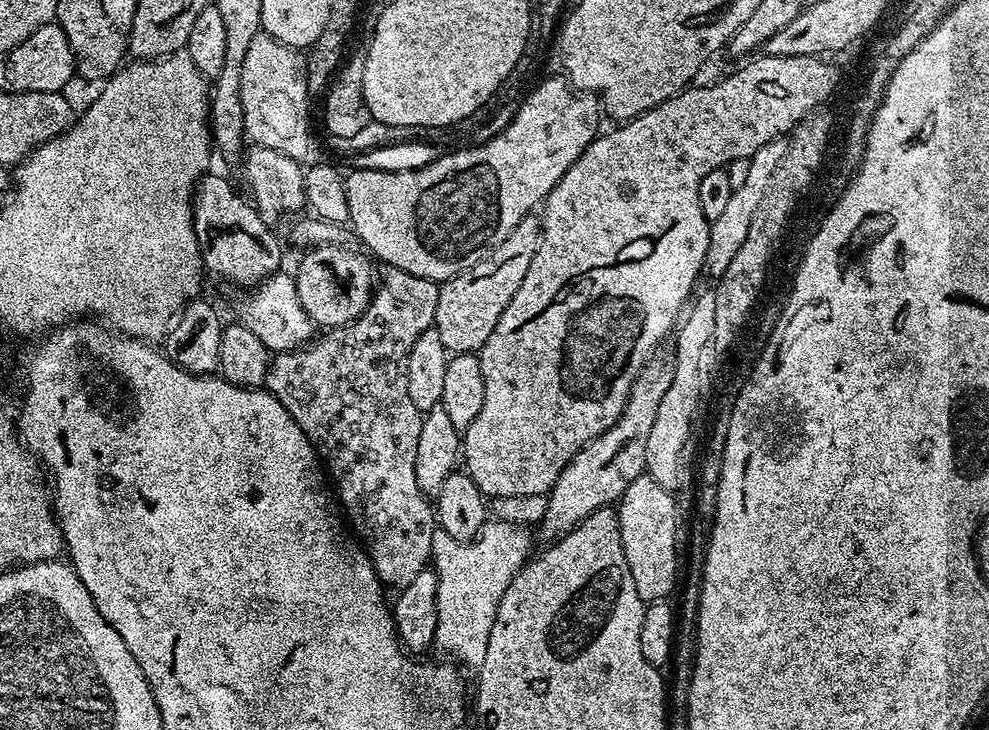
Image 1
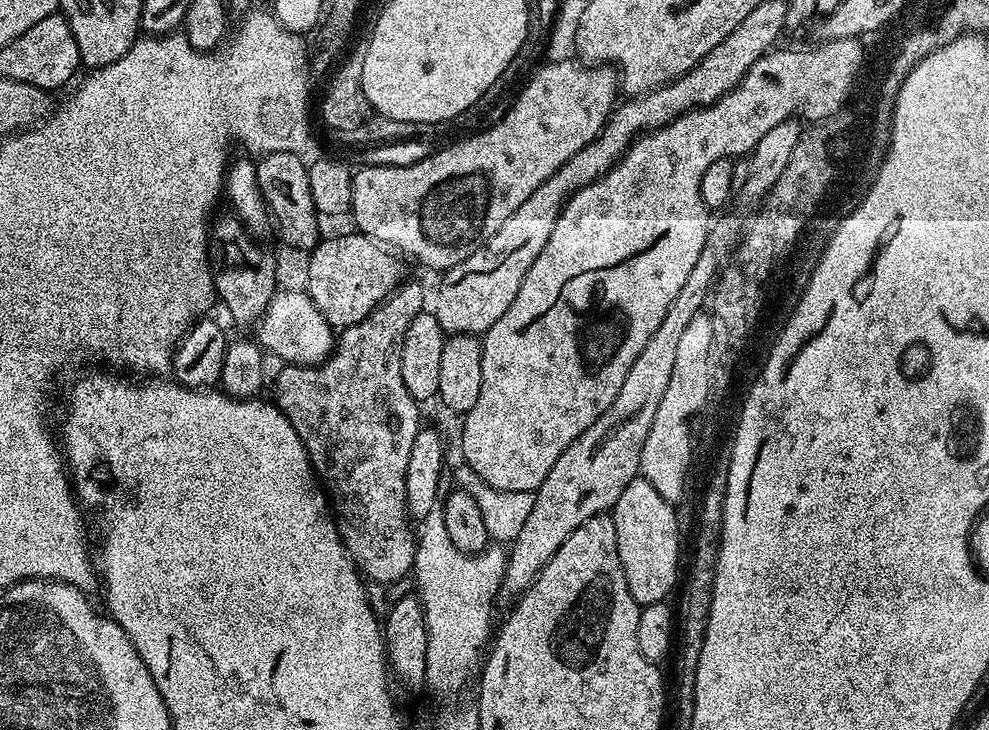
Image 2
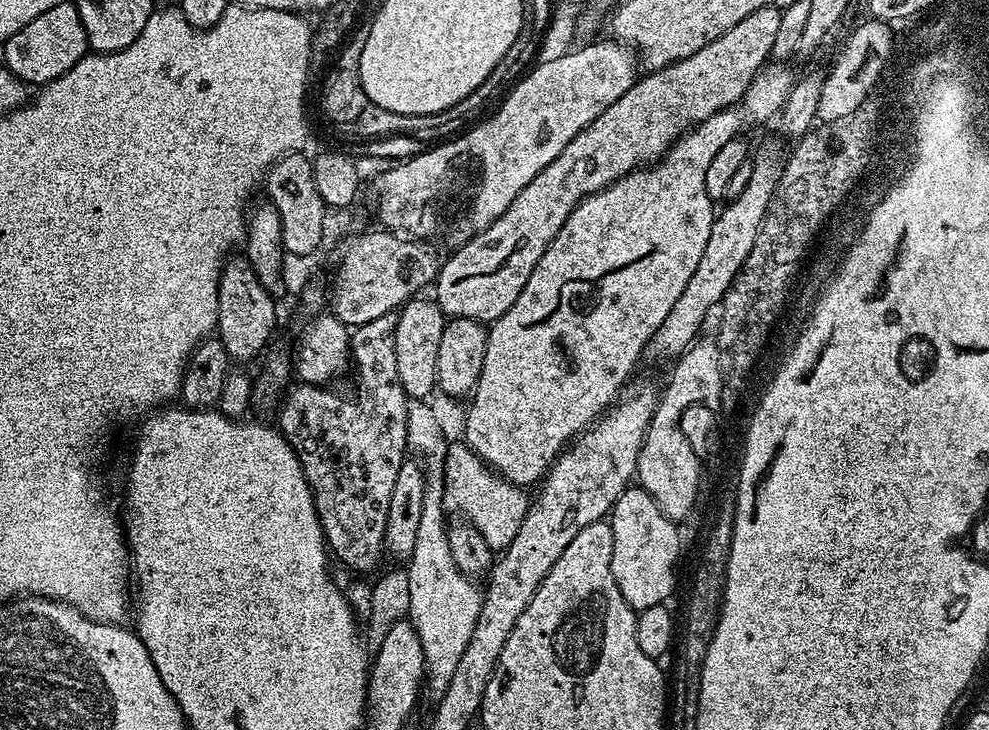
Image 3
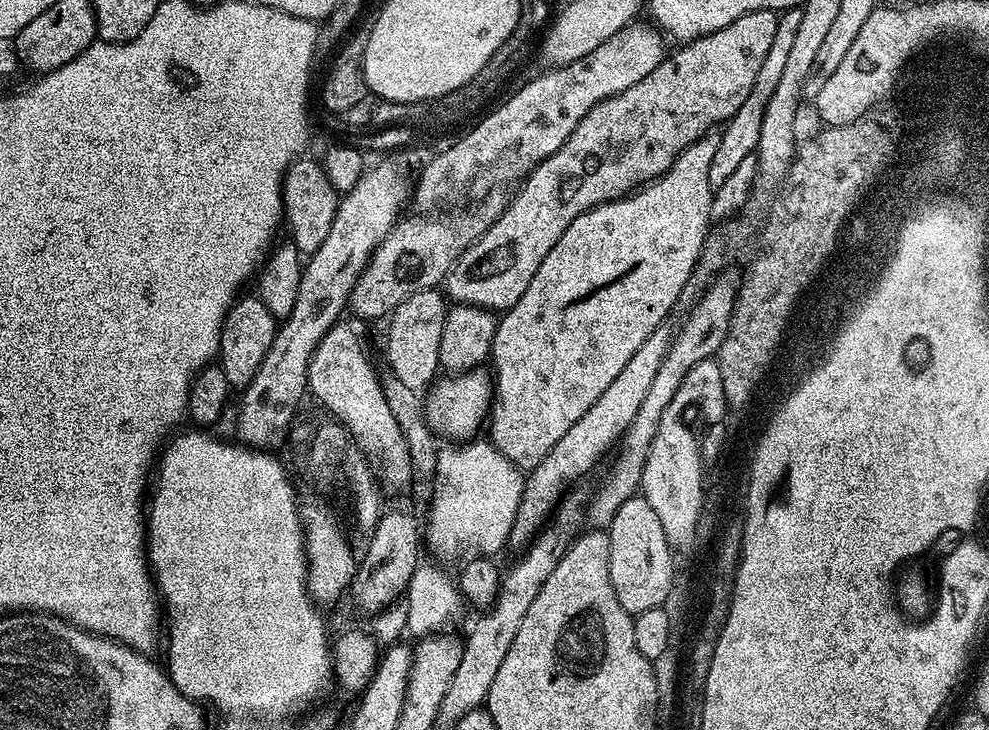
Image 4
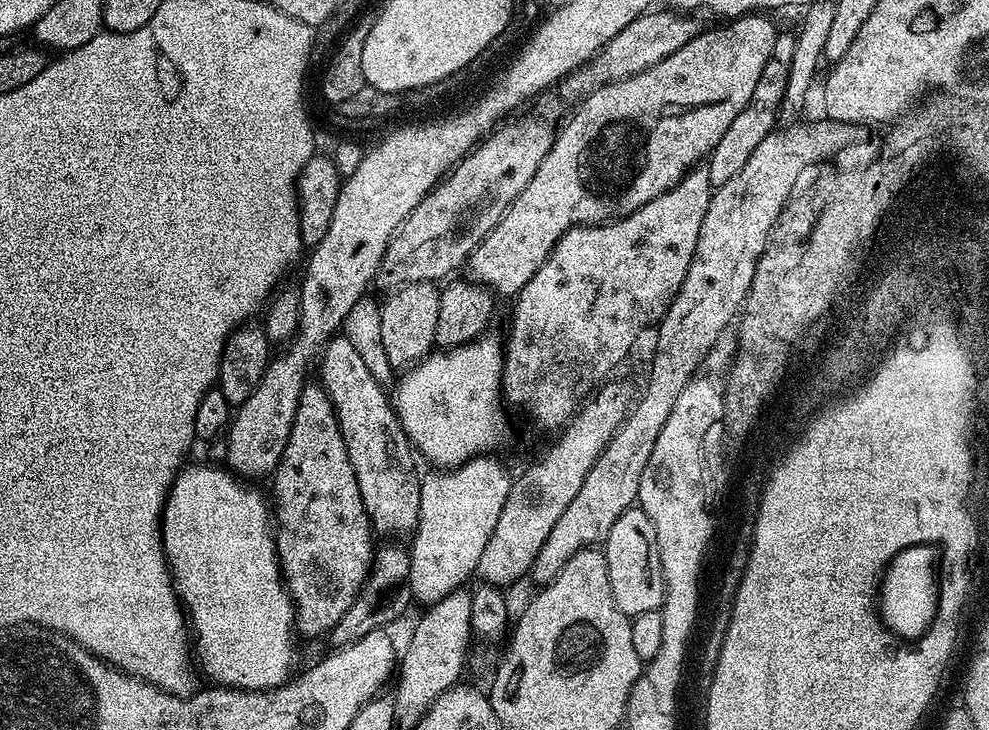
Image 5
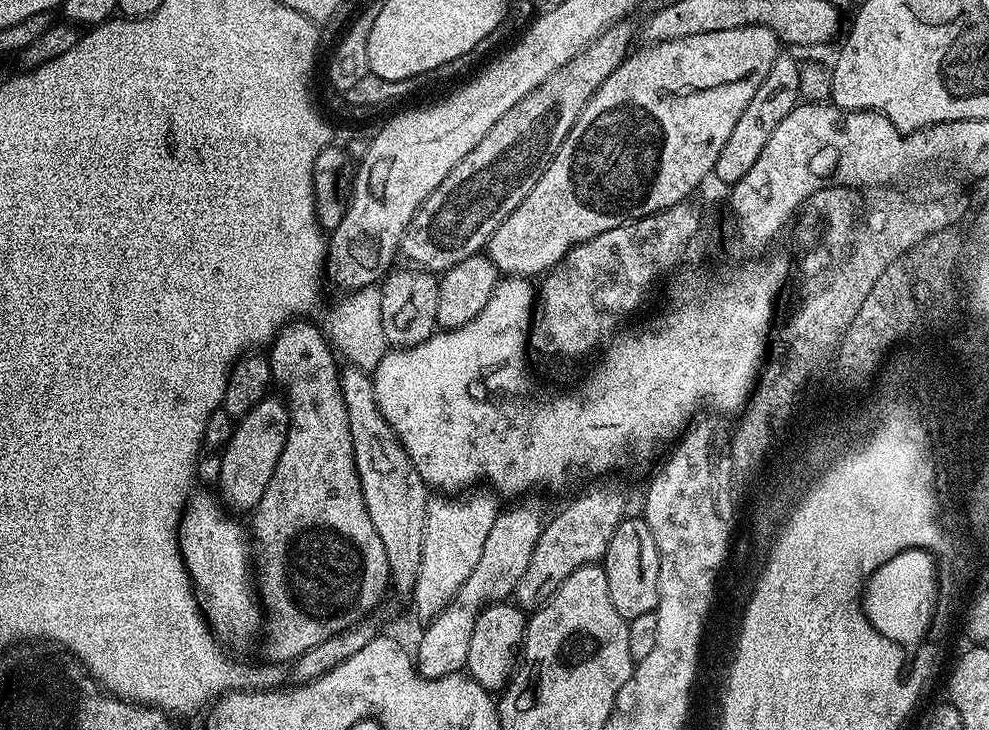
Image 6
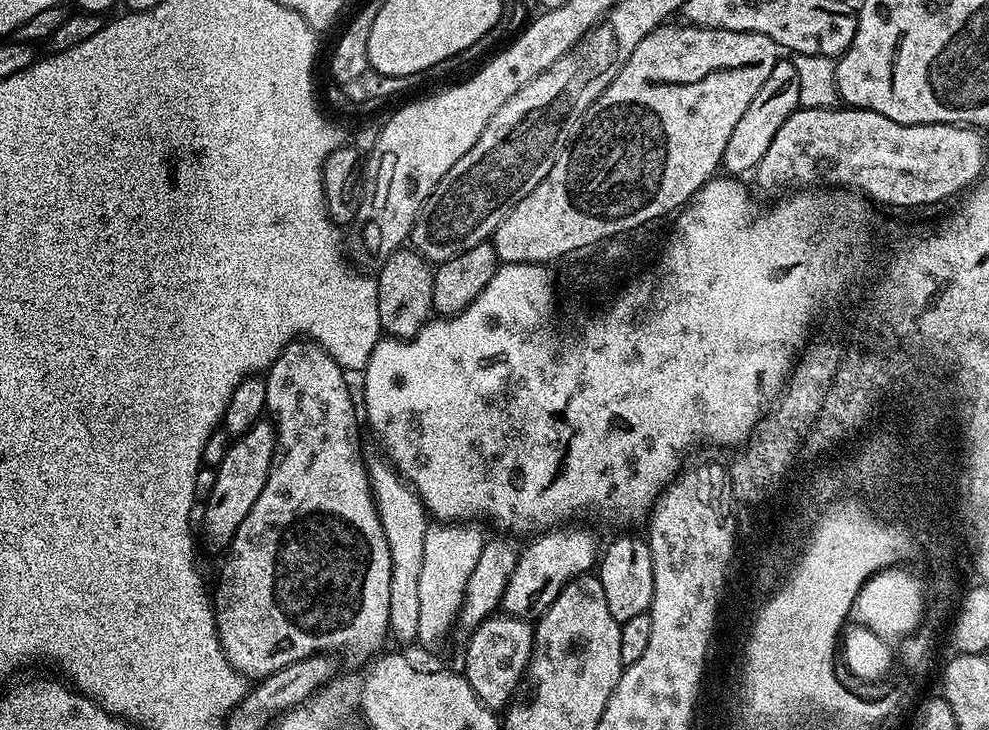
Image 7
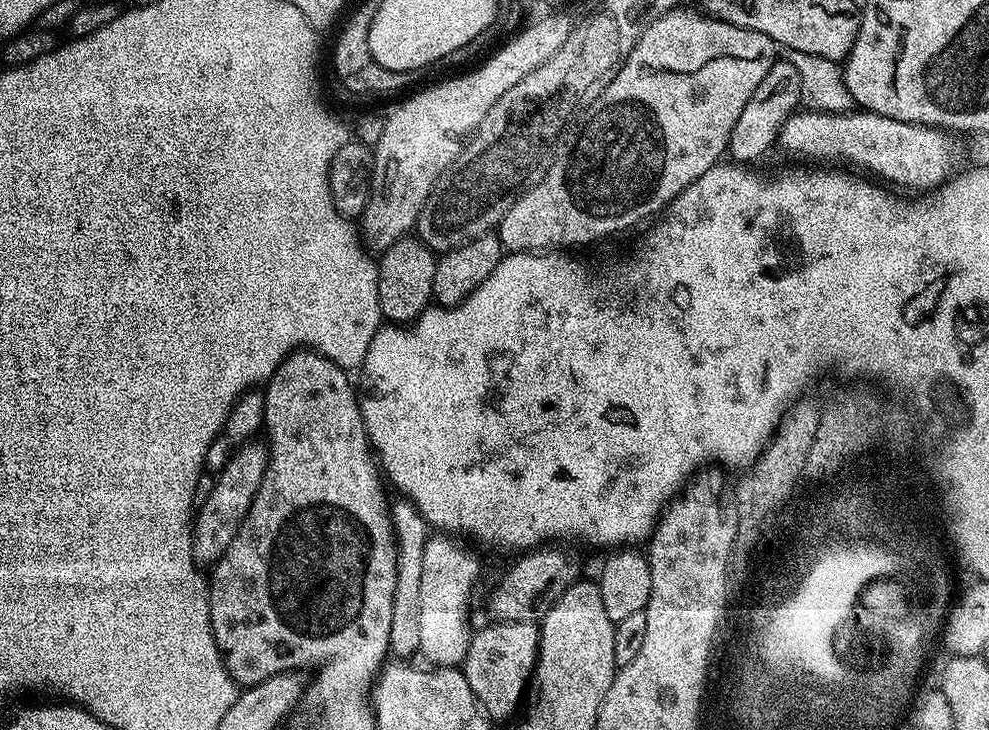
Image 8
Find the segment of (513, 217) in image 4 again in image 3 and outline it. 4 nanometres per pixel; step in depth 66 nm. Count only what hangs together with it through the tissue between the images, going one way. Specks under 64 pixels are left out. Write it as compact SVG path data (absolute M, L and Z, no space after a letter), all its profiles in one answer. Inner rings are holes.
M759 8L754 14L746 14L738 26L730 26L726 34L702 46L702 50L690 54L690 58L682 58L670 66L644 74L648 76L641 75L636 84L614 102L614 106L606 106L606 110L602 110L602 114L598 114L598 118L594 118L594 122L590 122L590 126L586 126L586 130L582 130L582 134L578 134L578 138L574 138L574 142L570 142L570 146L566 146L566 150L562 150L562 154L558 154L558 158L554 158L554 162L550 162L550 166L546 166L546 170L542 170L542 174L538 174L538 178L534 178L514 202L510 202L506 214L498 217L482 234L455 249L452 257L441 263L434 281L434 299L445 317L491 322L506 314L506 310L514 306L518 294L522 294L522 286L526 286L530 274L534 274L538 258L546 254L566 218L570 218L572 211L587 196L602 191L637 168L659 160L688 129L726 110L731 104L740 103L752 79L769 63L774 37L778 35L779 17L779 8Z

